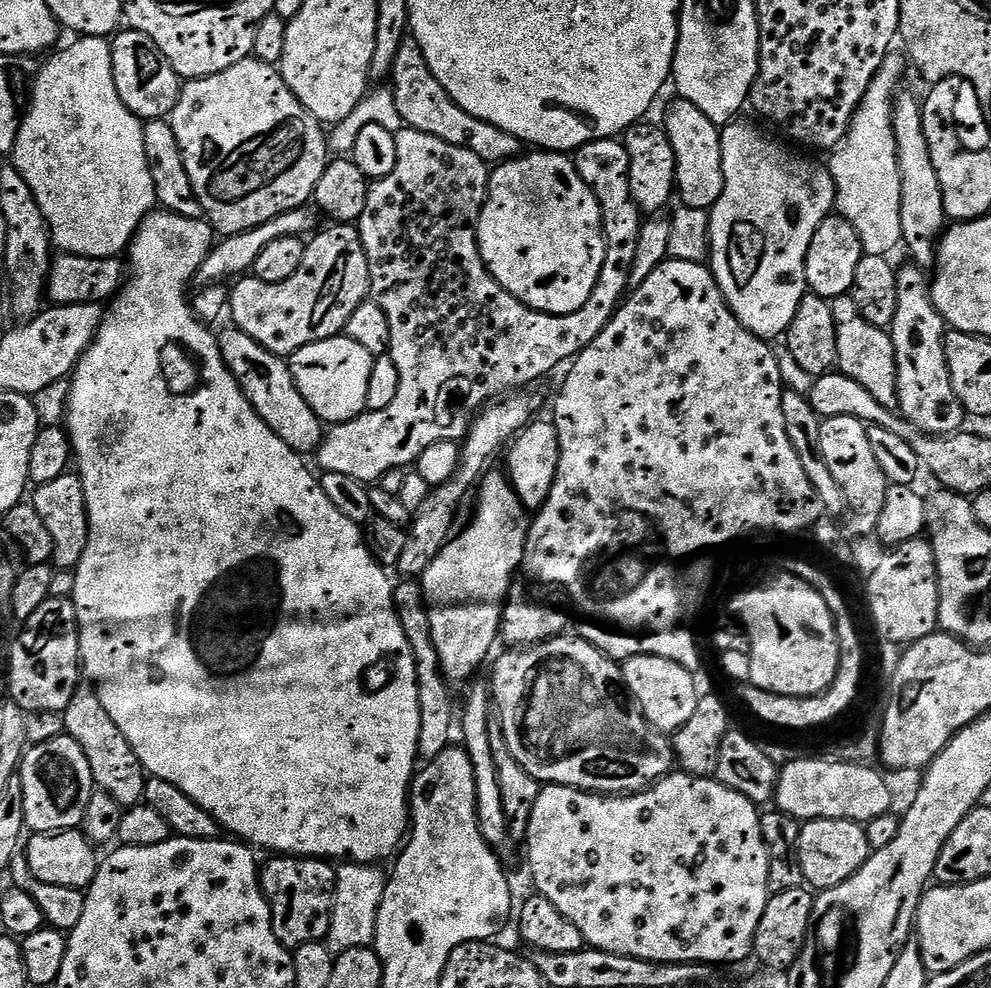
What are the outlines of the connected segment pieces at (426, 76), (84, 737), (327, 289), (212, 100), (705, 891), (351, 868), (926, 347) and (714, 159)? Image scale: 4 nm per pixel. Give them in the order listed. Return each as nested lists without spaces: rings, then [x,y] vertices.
[[[411,34],[404,39],[402,46],[398,46],[398,58],[394,58],[391,80],[390,91],[407,127],[434,138],[442,138],[442,142],[450,142],[450,146],[470,150],[470,154],[478,154],[478,158],[489,166],[504,164],[521,155],[522,141],[514,138],[514,134],[506,134],[506,130],[498,130],[498,126],[490,126],[490,122],[482,122],[474,118],[474,114],[466,114],[466,110],[462,110],[462,106],[458,106],[458,102],[446,94],[442,82],[434,78],[418,42]]]
[[[82,686],[70,698],[70,706],[66,706],[63,712],[64,731],[86,754],[86,762],[90,762],[90,774],[93,785],[99,791],[110,794],[114,802],[118,802],[123,808],[132,808],[144,799],[144,785],[146,773],[138,754],[126,742],[126,734],[118,730],[114,718],[106,714],[106,706],[102,698],[96,692],[95,687]]]
[[[337,223],[328,227],[332,228],[326,229],[325,232],[317,231],[307,241],[302,266],[298,266],[298,270],[290,278],[286,278],[286,282],[271,284],[255,278],[240,278],[231,285],[231,323],[250,334],[254,342],[258,342],[275,356],[291,358],[298,350],[302,350],[302,346],[310,346],[315,340],[341,335],[346,322],[350,322],[350,314],[354,314],[354,310],[358,310],[358,306],[362,306],[362,302],[369,299],[370,270],[360,241],[359,227]]]
[[[255,58],[238,62],[230,66],[230,70],[222,70],[213,76],[202,76],[199,80],[187,81],[181,87],[180,97],[172,111],[170,123],[174,130],[174,138],[178,138],[178,146],[182,150],[182,162],[186,162],[186,174],[190,174],[194,194],[198,194],[198,202],[202,202],[205,217],[221,237],[249,232],[262,226],[262,222],[270,222],[270,218],[278,218],[278,214],[286,214],[295,208],[305,207],[315,197],[318,178],[322,178],[322,174],[330,163],[329,141],[326,139],[326,132],[321,121],[314,119],[304,109],[302,102],[298,102],[290,86],[286,86],[286,82],[273,65]]]
[[[679,770],[664,776],[661,780],[657,780],[652,787],[645,788],[642,792],[633,792],[631,794],[584,792],[581,788],[567,788],[561,784],[546,784],[540,789],[538,800],[534,802],[534,810],[530,810],[530,822],[528,823],[528,834],[526,837],[526,843],[528,843],[528,868],[532,871],[533,882],[536,883],[535,891],[550,902],[554,902],[554,906],[558,906],[560,913],[566,918],[570,918],[570,922],[574,922],[574,926],[578,926],[578,930],[582,934],[582,938],[587,947],[597,948],[610,954],[633,956],[634,958],[642,958],[650,962],[662,962],[663,964],[710,964],[713,966],[719,966],[719,964],[736,964],[739,960],[744,960],[747,956],[751,957],[753,955],[754,938],[758,930],[758,922],[762,922],[762,914],[766,910],[768,897],[770,895],[768,890],[768,851],[766,850],[766,842],[762,838],[762,826],[760,825],[761,815],[762,812],[758,805],[750,798],[738,794],[738,790],[730,790],[725,784],[720,783],[715,778],[690,776],[687,772]]]
[[[344,862],[336,868],[336,897],[330,918],[327,946],[334,954],[367,948],[375,941],[378,926],[378,910],[382,906],[382,894],[386,894],[388,876],[385,869],[375,864]]]
[[[915,266],[907,267],[904,269],[901,267],[896,274],[898,310],[894,314],[894,322],[890,329],[898,366],[898,398],[900,399],[898,411],[904,419],[918,426],[918,430],[922,430],[928,436],[950,436],[965,427],[966,413],[962,402],[958,402],[958,394],[954,394],[954,386],[950,386],[950,366],[946,362],[946,346],[944,345],[946,325],[932,301],[930,280],[925,269]]]
[[[679,98],[673,99],[668,113],[662,119],[664,133],[670,138],[670,146],[676,159],[676,192],[685,208],[710,210],[722,198],[724,167],[722,166],[721,129],[698,106]]]

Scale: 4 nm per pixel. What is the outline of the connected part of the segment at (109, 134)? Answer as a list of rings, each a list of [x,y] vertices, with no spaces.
[[[80,36],[73,39],[69,48],[61,47],[55,54],[49,55],[45,64],[39,65],[36,79],[32,82],[30,99],[26,105],[18,130],[18,142],[12,152],[11,163],[26,178],[26,186],[30,186],[30,194],[34,194],[34,202],[38,202],[38,210],[42,210],[42,218],[46,218],[48,232],[52,236],[53,245],[61,253],[69,256],[85,256],[86,258],[102,258],[111,260],[119,257],[120,251],[131,245],[132,237],[135,236],[140,223],[149,212],[157,207],[156,195],[154,194],[154,178],[150,178],[150,166],[146,166],[146,146],[142,142],[144,124],[140,117],[133,114],[124,105],[118,94],[118,86],[114,86],[114,70],[112,69],[112,45],[103,36]]]

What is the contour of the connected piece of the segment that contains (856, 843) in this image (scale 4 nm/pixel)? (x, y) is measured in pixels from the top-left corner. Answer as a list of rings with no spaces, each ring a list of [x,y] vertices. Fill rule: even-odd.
[[[810,820],[801,827],[798,858],[802,862],[805,881],[813,889],[833,888],[846,882],[868,861],[869,855],[865,825],[854,820]]]

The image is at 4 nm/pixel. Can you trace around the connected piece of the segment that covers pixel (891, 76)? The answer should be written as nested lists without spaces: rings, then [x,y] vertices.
[[[889,54],[884,59],[884,65],[878,70],[874,82],[870,82],[854,114],[846,138],[840,143],[840,147],[831,153],[830,171],[836,187],[835,211],[848,220],[850,226],[854,226],[860,244],[864,247],[865,256],[888,256],[896,247],[899,249],[902,244],[902,178],[898,170],[898,150],[892,125],[892,106],[894,93],[897,91],[896,83],[904,76],[904,64],[906,68],[905,57],[900,56]]]

